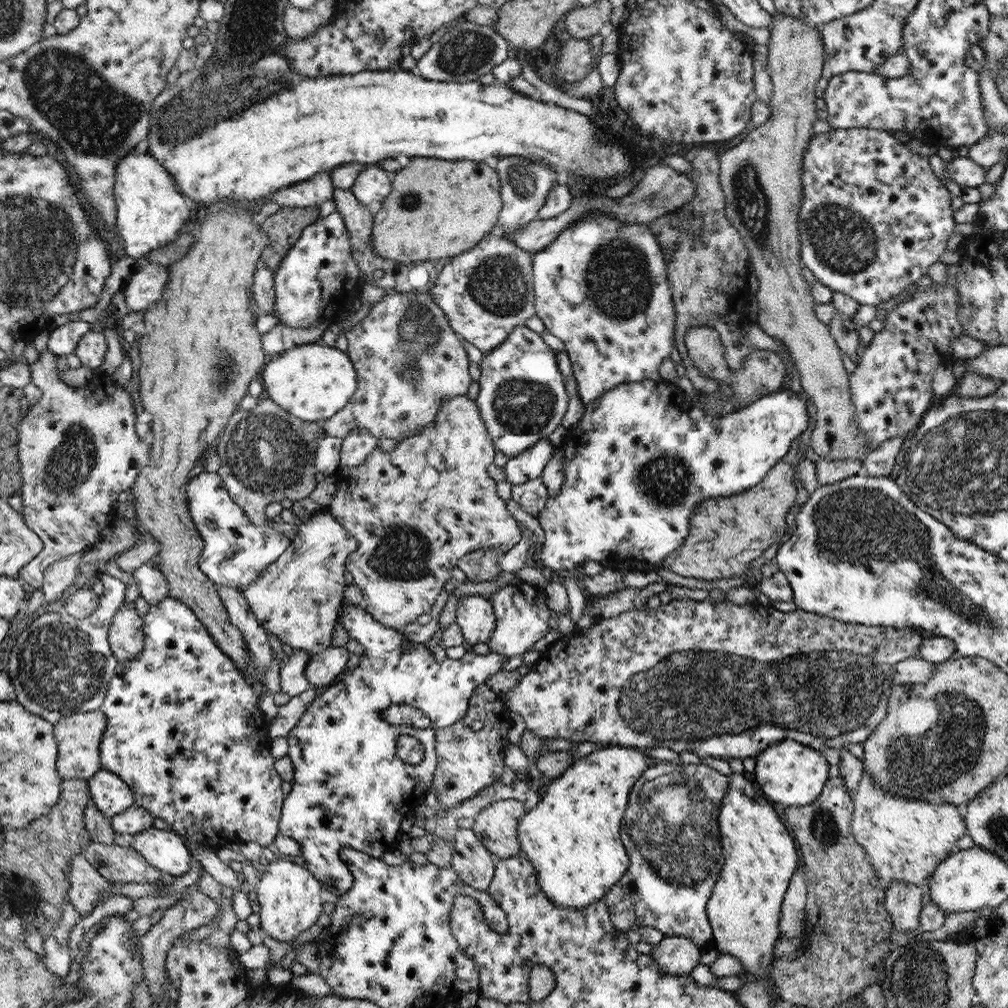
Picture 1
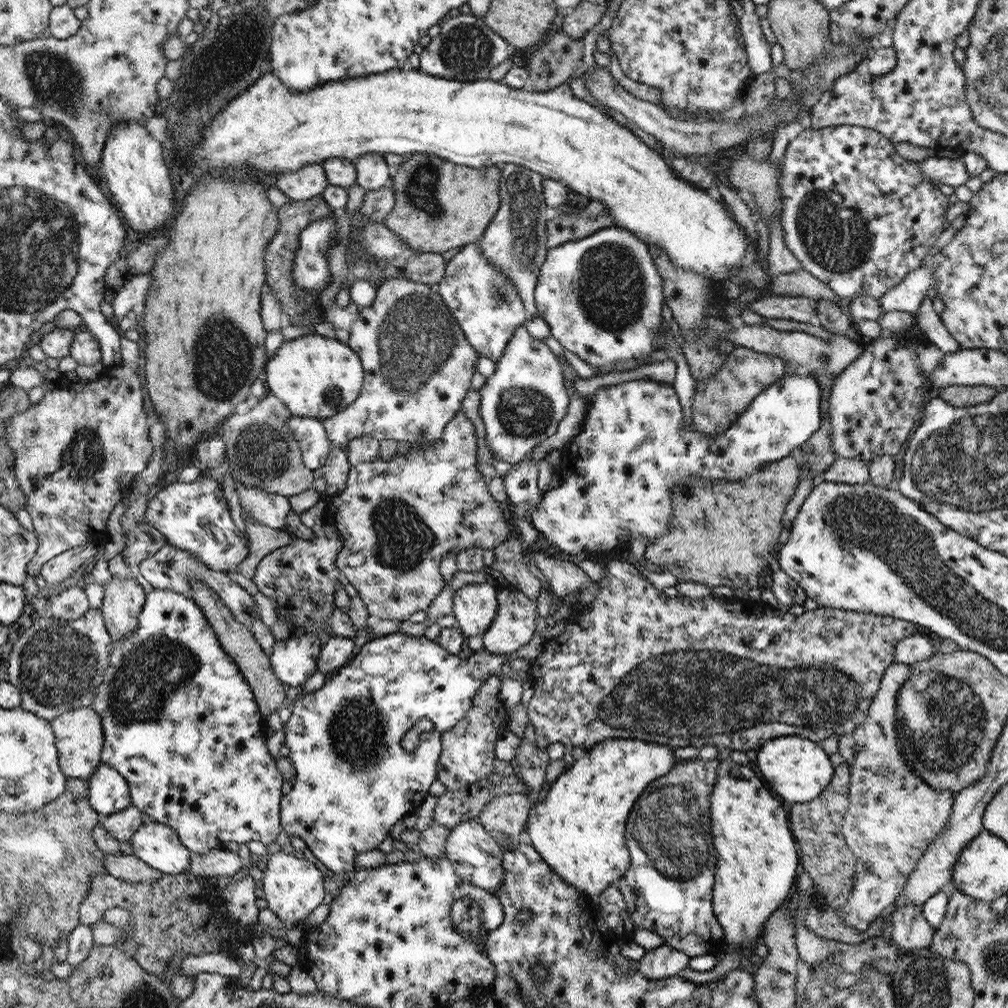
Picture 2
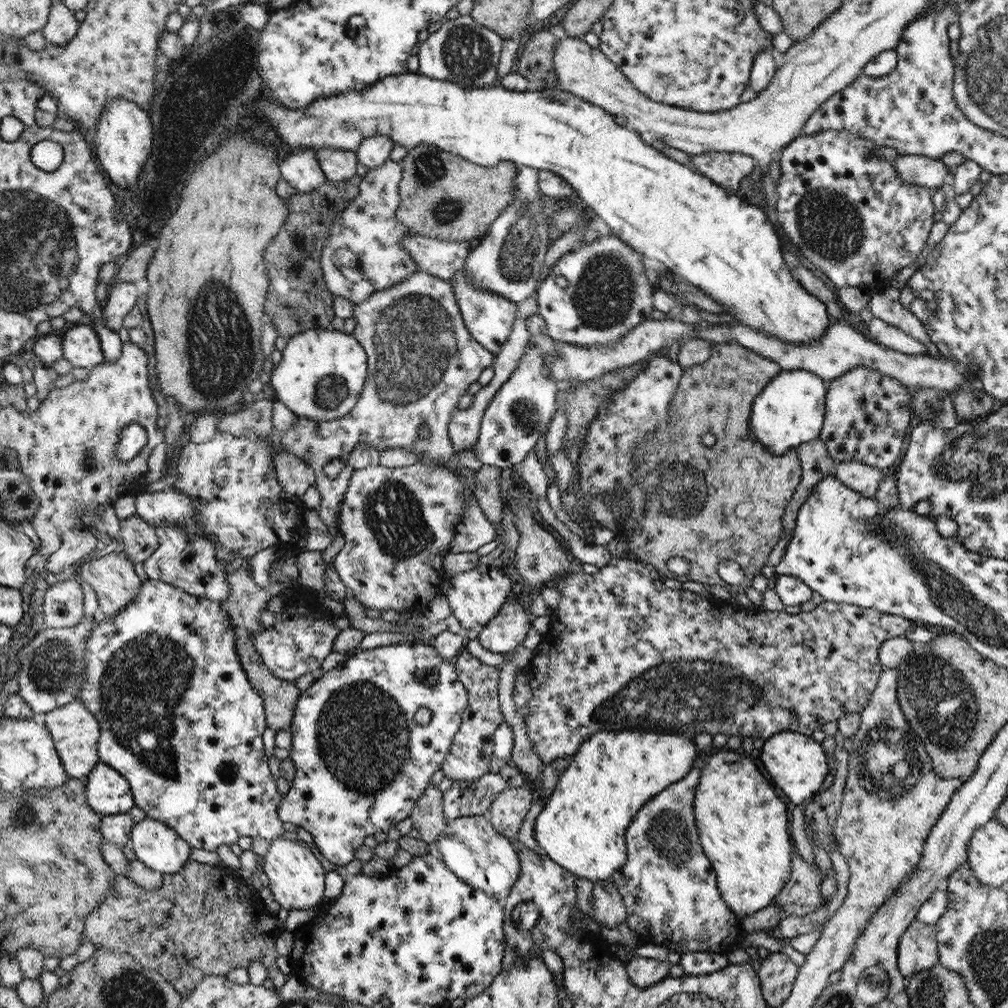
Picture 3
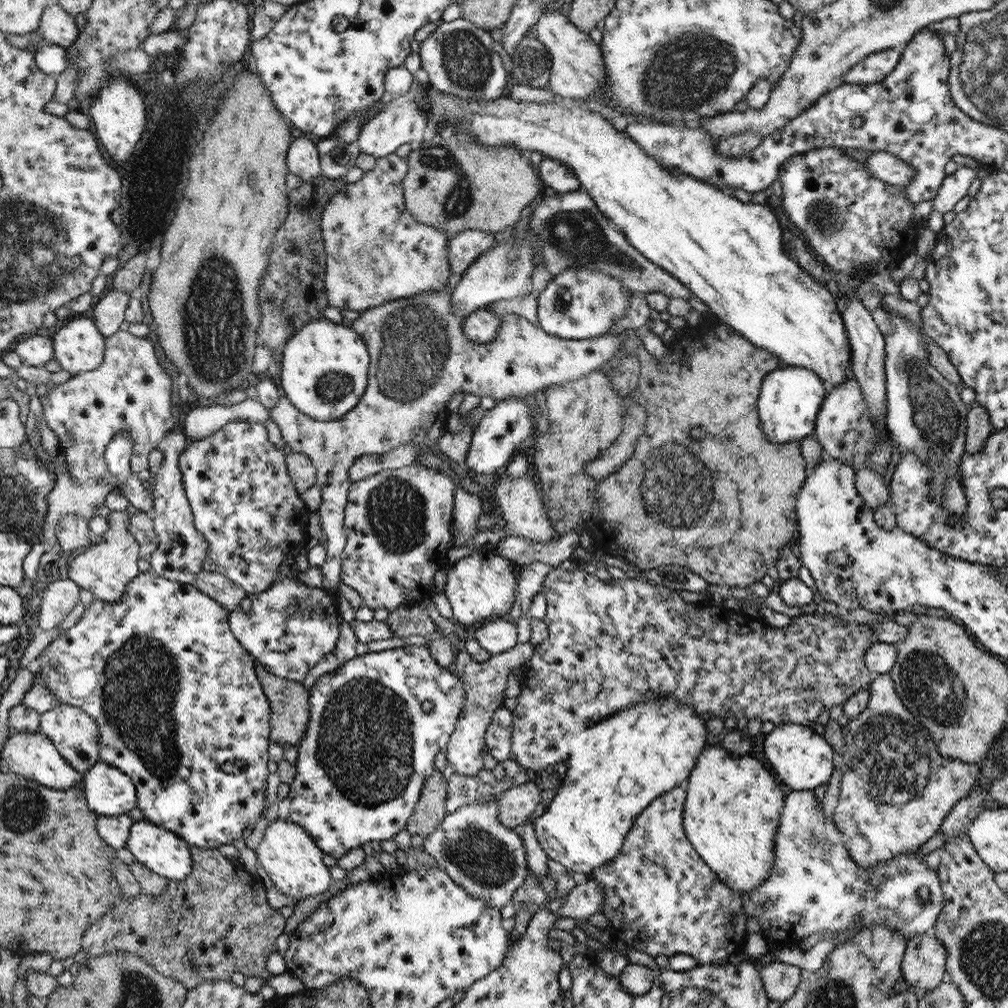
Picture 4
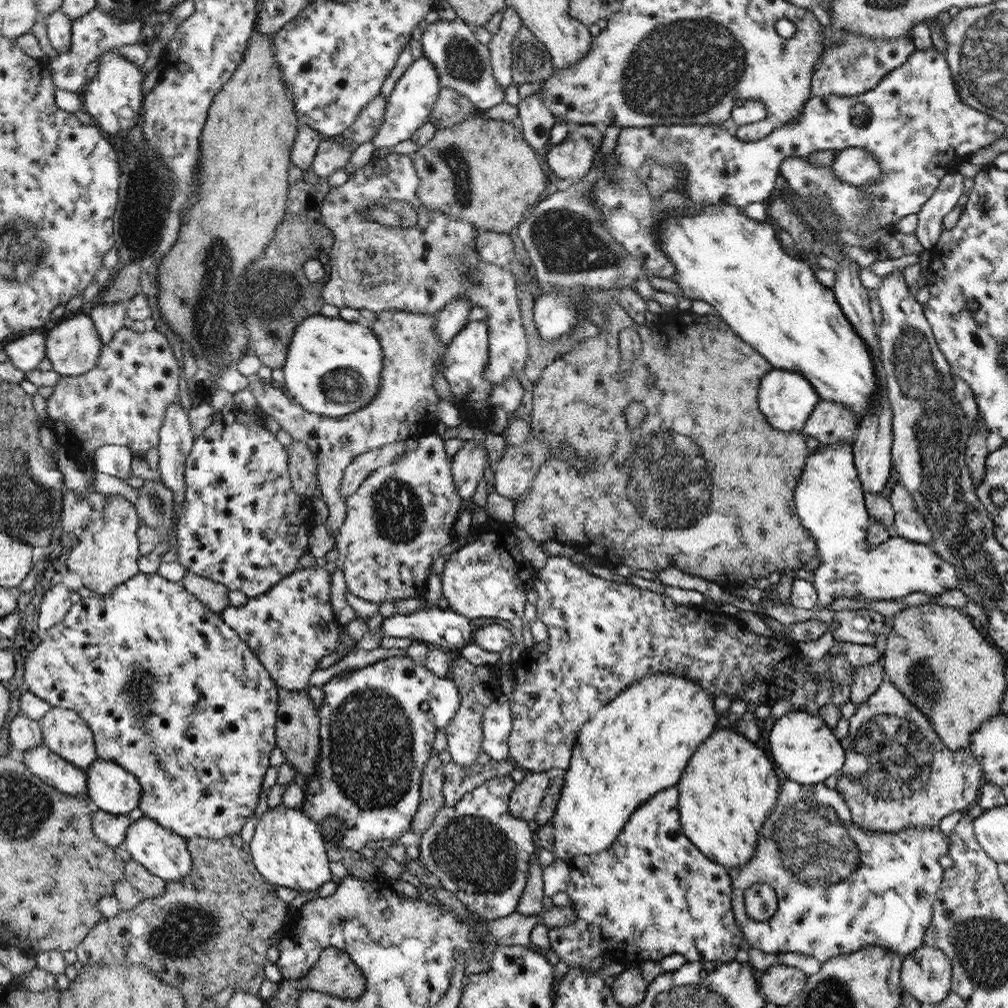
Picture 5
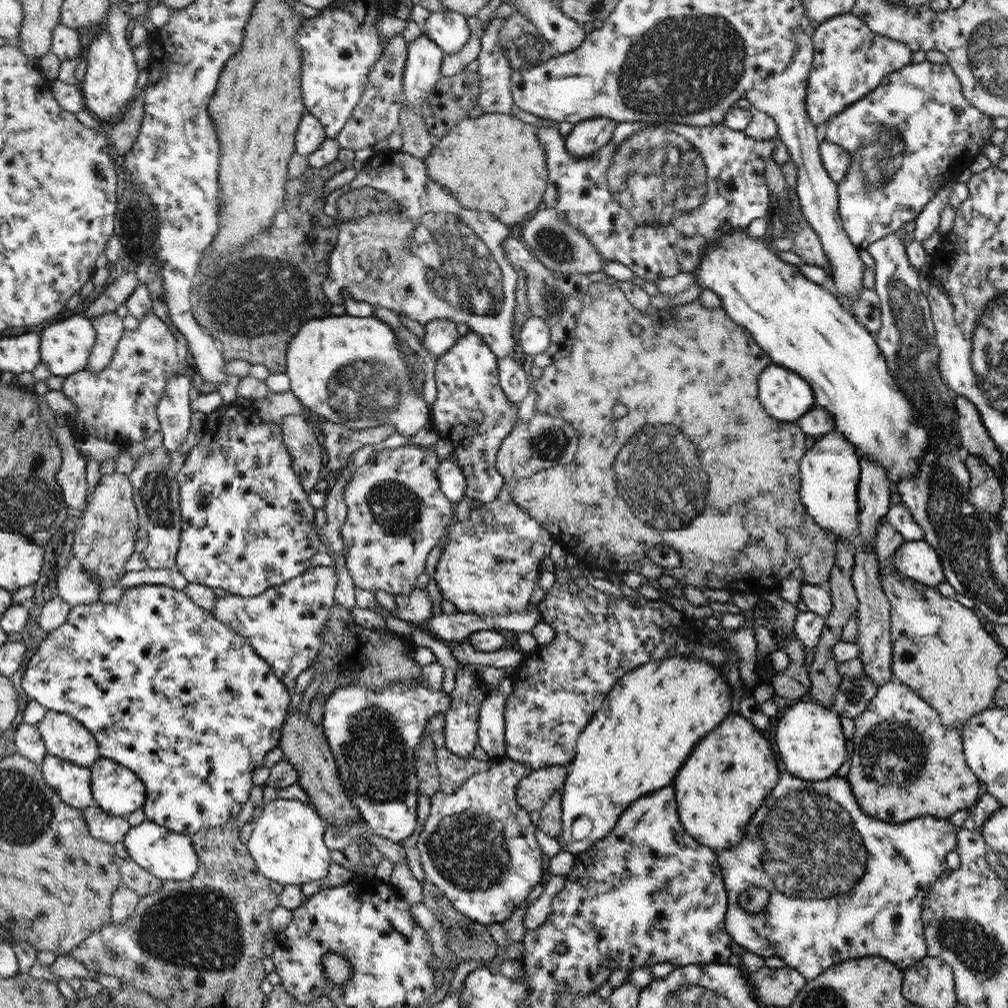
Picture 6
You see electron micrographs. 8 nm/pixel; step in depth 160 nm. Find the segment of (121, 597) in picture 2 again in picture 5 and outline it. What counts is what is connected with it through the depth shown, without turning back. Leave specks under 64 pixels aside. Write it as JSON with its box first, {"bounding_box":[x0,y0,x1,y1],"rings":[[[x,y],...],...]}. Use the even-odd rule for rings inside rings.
{"bounding_box":[70,495,141,595],"rings":[[[121,495],[107,496],[105,509],[96,511],[96,516],[86,529],[82,544],[70,558],[72,572],[80,574],[76,580],[98,594],[107,595],[138,575],[138,559],[141,557],[137,530],[141,523],[134,501]]]}

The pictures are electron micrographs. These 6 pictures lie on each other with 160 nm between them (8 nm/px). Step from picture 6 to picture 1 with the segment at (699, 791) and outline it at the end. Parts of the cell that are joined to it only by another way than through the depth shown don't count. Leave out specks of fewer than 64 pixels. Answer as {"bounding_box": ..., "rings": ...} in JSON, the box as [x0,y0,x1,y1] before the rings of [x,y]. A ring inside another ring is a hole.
{"bounding_box":[707,773,798,989],"rings":[[[732,773],[729,776],[729,787],[721,804],[720,832],[723,832],[723,849],[727,863],[724,864],[723,874],[707,904],[707,916],[711,920],[712,933],[715,934],[713,948],[724,954],[735,956],[742,963],[742,975],[745,979],[766,981],[767,986],[777,989],[770,978],[770,965],[774,960],[774,945],[779,940],[780,908],[787,894],[788,882],[798,868],[798,852],[793,836],[788,834],[780,816],[774,810],[761,790],[758,790],[750,778],[744,778],[742,773]]]}

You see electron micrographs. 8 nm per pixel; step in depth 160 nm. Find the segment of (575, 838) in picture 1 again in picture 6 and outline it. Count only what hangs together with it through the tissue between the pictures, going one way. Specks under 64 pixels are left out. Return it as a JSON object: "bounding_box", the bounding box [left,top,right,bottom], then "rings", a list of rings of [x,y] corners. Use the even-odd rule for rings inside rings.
{"bounding_box":[556,654,732,856],"rings":[[[677,654],[643,664],[619,680],[604,700],[603,707],[595,712],[594,718],[579,735],[578,754],[567,766],[567,780],[561,790],[561,833],[556,838],[561,851],[576,856],[588,850],[598,840],[611,834],[621,814],[632,803],[674,782],[682,769],[682,762],[686,762],[698,740],[722,723],[732,708],[730,687],[714,667],[703,658]],[[579,816],[588,816],[592,820],[592,830],[586,838],[576,841],[572,837],[571,826]]]}

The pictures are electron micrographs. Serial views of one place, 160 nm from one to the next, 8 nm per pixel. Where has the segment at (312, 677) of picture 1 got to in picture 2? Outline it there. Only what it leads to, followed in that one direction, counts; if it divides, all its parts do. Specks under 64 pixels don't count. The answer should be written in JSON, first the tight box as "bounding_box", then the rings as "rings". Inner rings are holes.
{"bounding_box":[319,636,359,675],"rings":[[[330,636],[324,643],[323,651],[320,652],[319,669],[327,675],[336,672],[355,655],[359,639],[346,638],[345,636]]]}

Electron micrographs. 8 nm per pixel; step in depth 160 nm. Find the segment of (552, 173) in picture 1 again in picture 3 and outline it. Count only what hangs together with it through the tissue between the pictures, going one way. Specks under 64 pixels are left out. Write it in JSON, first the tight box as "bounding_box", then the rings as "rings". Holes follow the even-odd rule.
{"bounding_box":[464,166,549,303],"rings":[[[520,166],[520,172],[518,171],[516,175],[516,200],[508,205],[508,212],[504,212],[504,216],[500,215],[500,220],[496,220],[496,224],[492,224],[492,232],[488,231],[486,232],[488,236],[484,234],[477,239],[464,266],[467,277],[473,285],[498,293],[516,303],[526,302],[528,298],[535,296],[538,282],[530,282],[530,280],[536,280],[540,276],[542,264],[546,258],[546,250],[549,249],[548,216],[542,212],[544,204],[542,204],[542,194],[538,190],[538,171],[536,168]]]}

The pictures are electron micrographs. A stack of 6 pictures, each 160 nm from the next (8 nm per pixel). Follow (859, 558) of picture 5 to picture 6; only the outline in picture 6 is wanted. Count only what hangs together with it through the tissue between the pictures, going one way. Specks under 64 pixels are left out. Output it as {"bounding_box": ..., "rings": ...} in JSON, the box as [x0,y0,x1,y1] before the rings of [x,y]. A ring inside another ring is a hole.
{"bounding_box":[799,431,947,586],"rings":[[[833,431],[814,442],[799,467],[802,470],[802,488],[799,490],[804,508],[827,532],[831,532],[837,542],[840,540],[856,541],[859,536],[858,490],[862,478],[860,456],[854,443],[848,442],[842,434]],[[926,540],[904,541],[892,556],[895,571],[926,586],[938,586],[947,580],[942,558]]]}

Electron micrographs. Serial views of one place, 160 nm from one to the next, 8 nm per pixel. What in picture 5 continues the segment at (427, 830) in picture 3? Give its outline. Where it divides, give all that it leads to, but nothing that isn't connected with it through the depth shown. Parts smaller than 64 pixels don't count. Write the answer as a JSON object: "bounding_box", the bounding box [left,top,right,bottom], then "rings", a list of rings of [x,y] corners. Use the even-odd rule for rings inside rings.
{"bounding_box":[411,752,446,836],"rings":[[[432,752],[422,774],[420,808],[416,811],[416,816],[411,822],[414,834],[422,836],[433,823],[438,811],[446,805],[443,797],[444,769],[445,766],[442,765],[438,752]]]}

